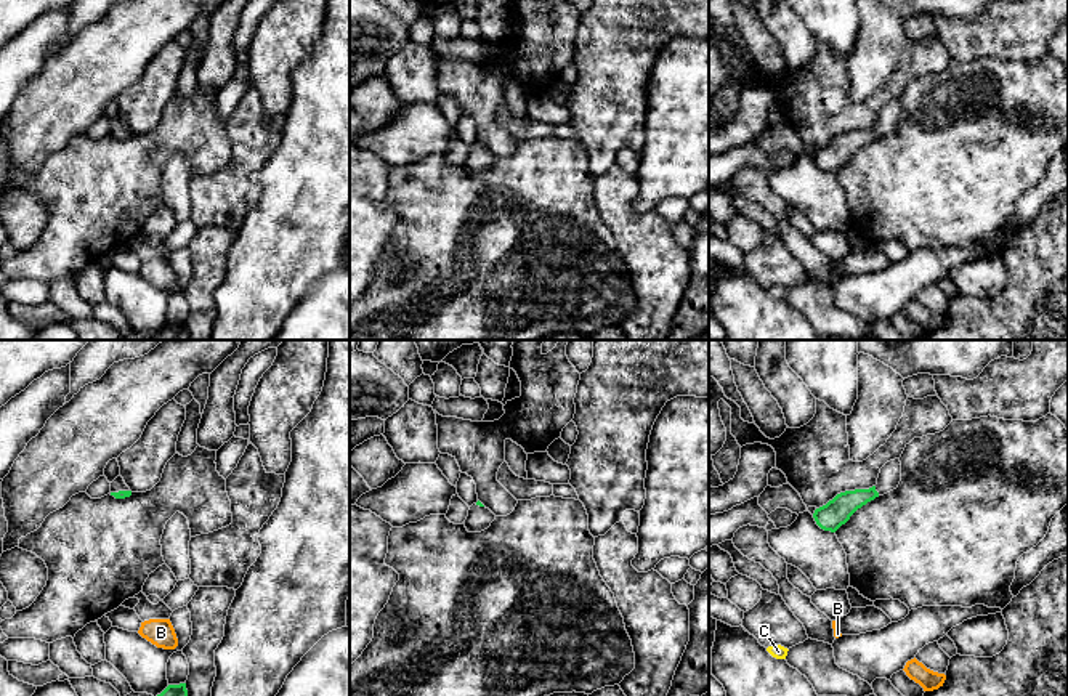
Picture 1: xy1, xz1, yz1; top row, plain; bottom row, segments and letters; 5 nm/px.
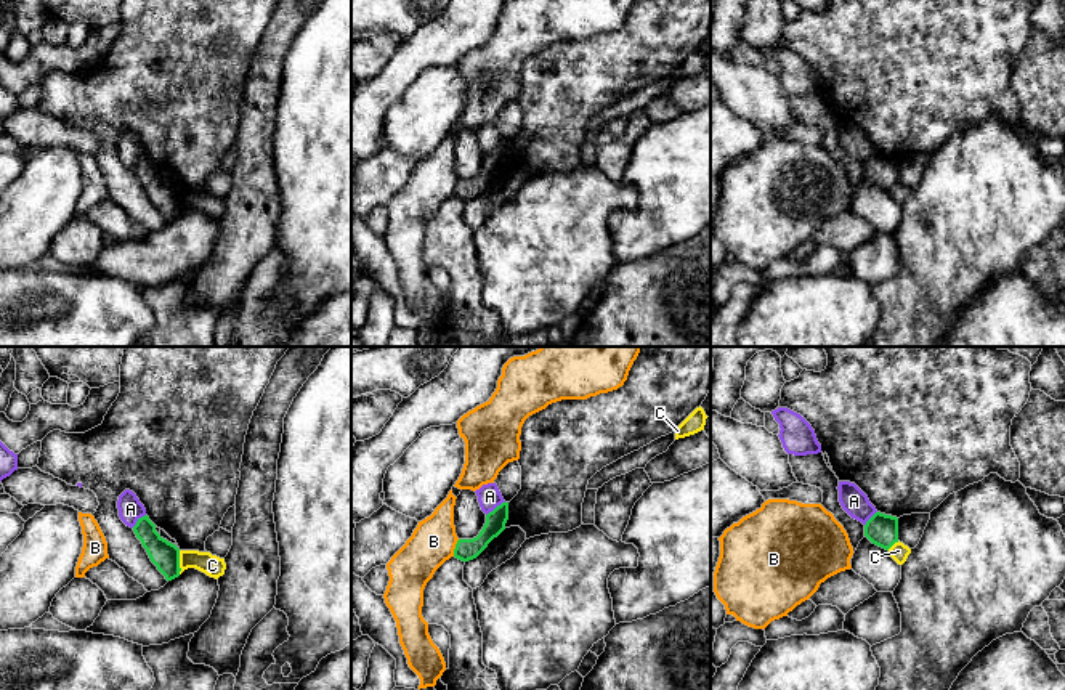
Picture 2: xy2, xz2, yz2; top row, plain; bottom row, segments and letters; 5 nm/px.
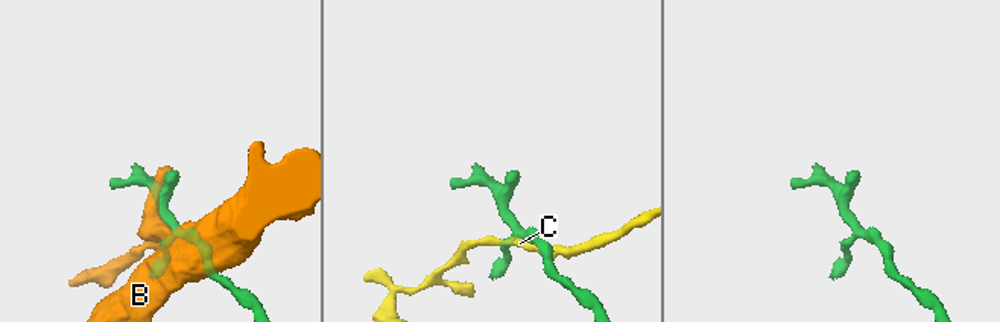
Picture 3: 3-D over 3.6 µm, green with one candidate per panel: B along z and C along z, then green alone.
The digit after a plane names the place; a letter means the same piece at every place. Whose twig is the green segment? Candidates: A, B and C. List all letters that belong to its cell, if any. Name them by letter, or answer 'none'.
none

